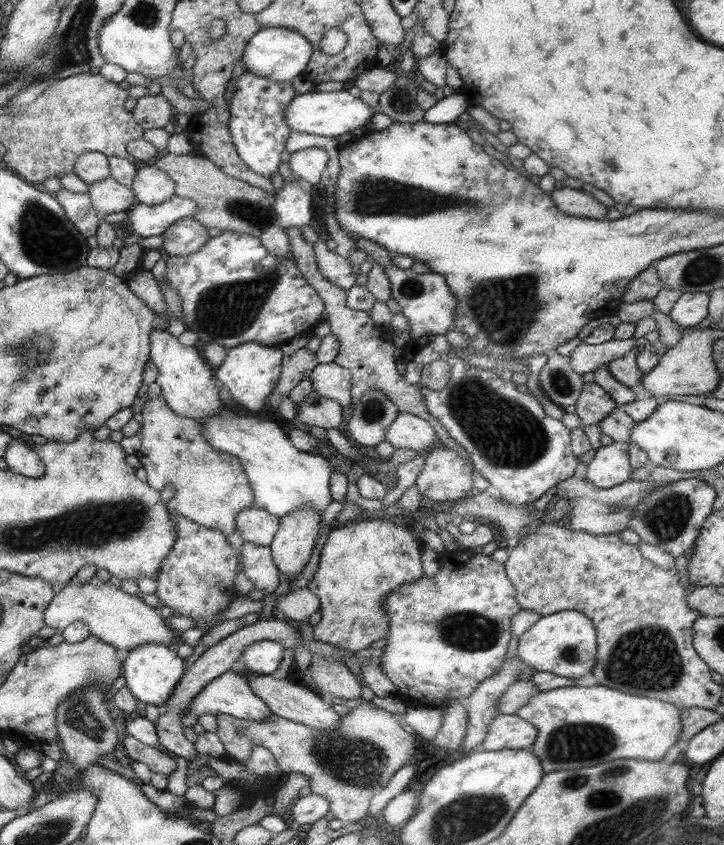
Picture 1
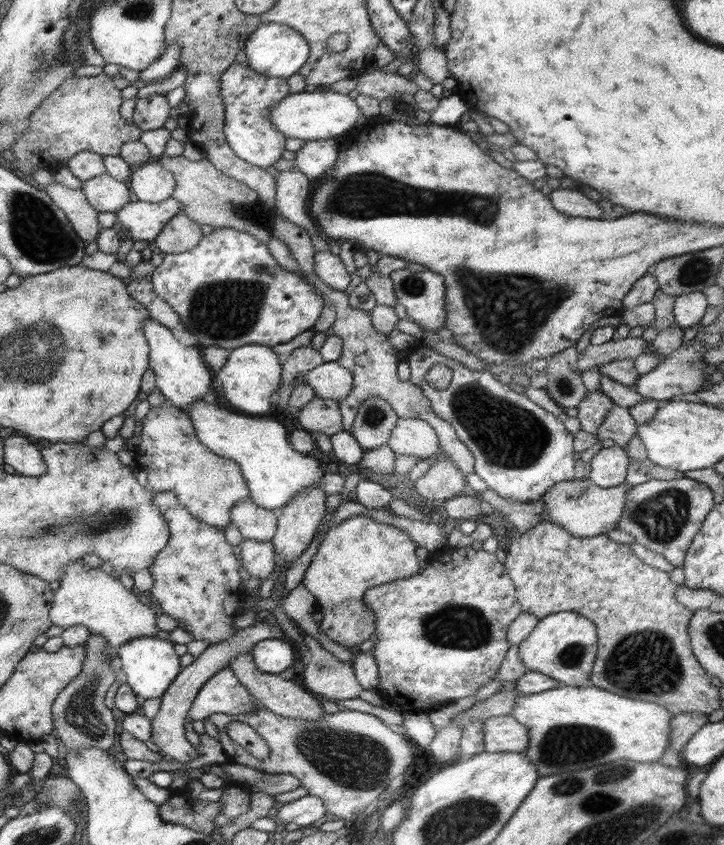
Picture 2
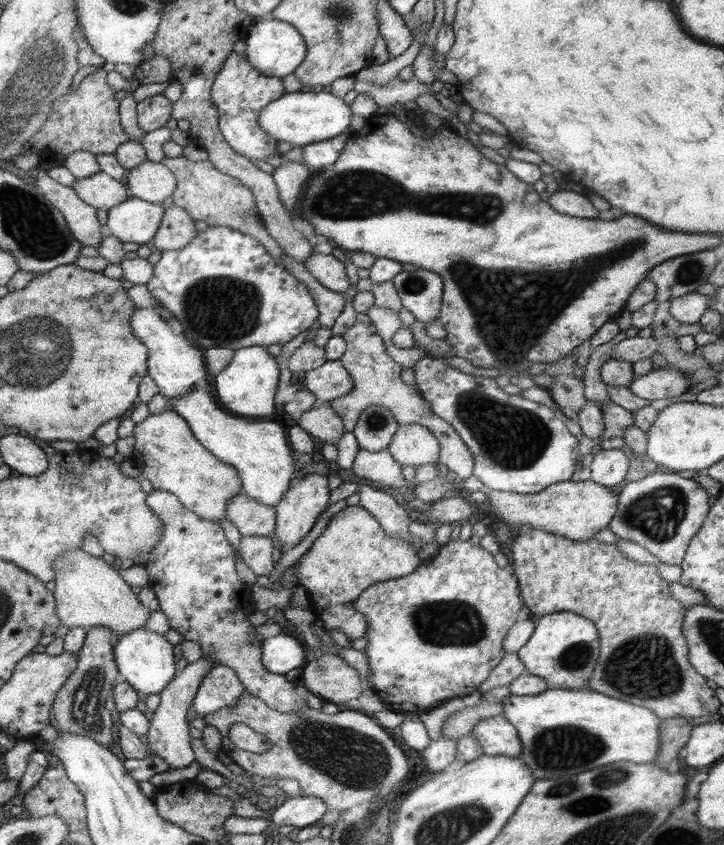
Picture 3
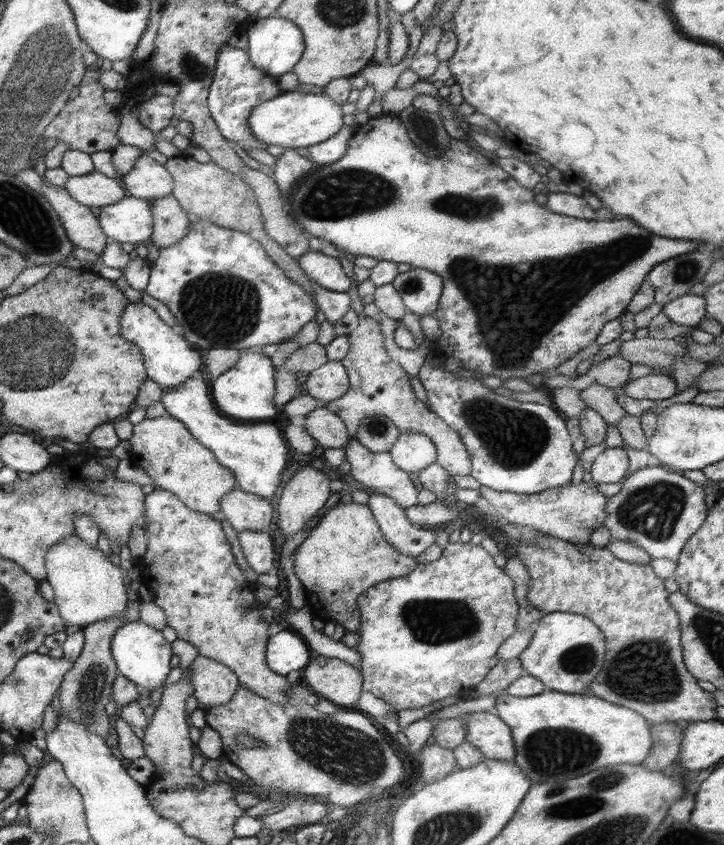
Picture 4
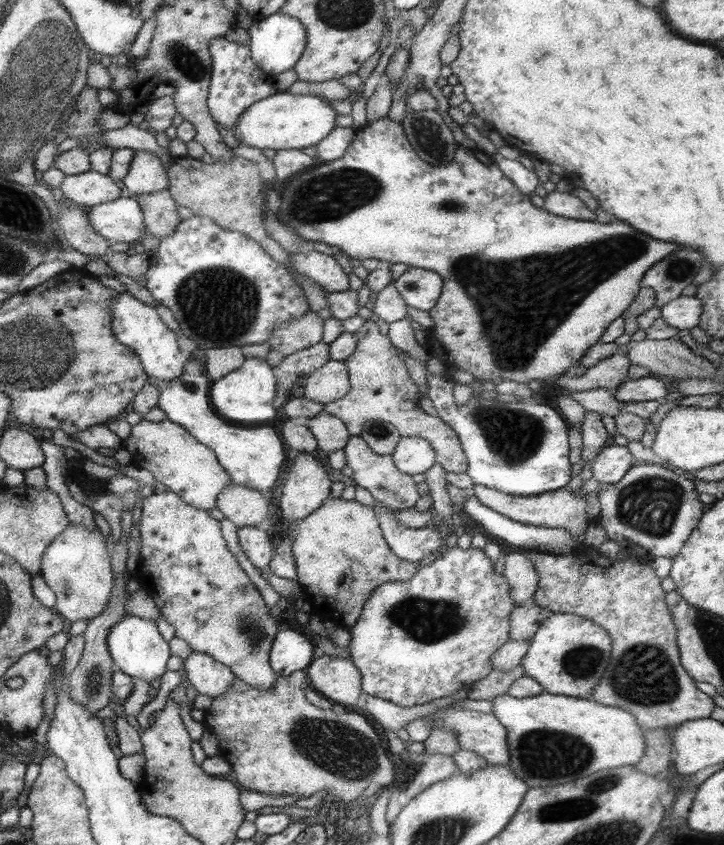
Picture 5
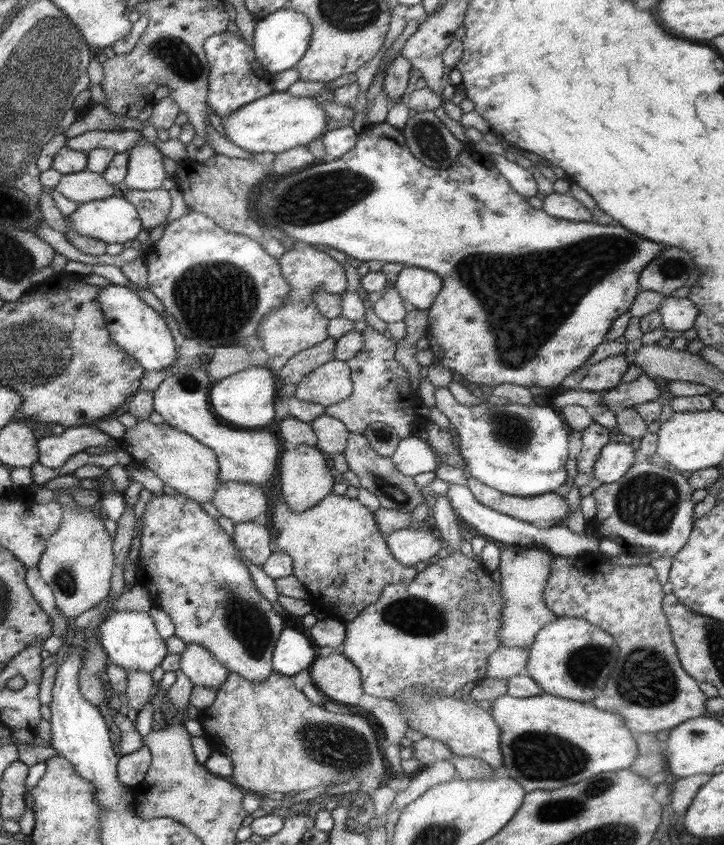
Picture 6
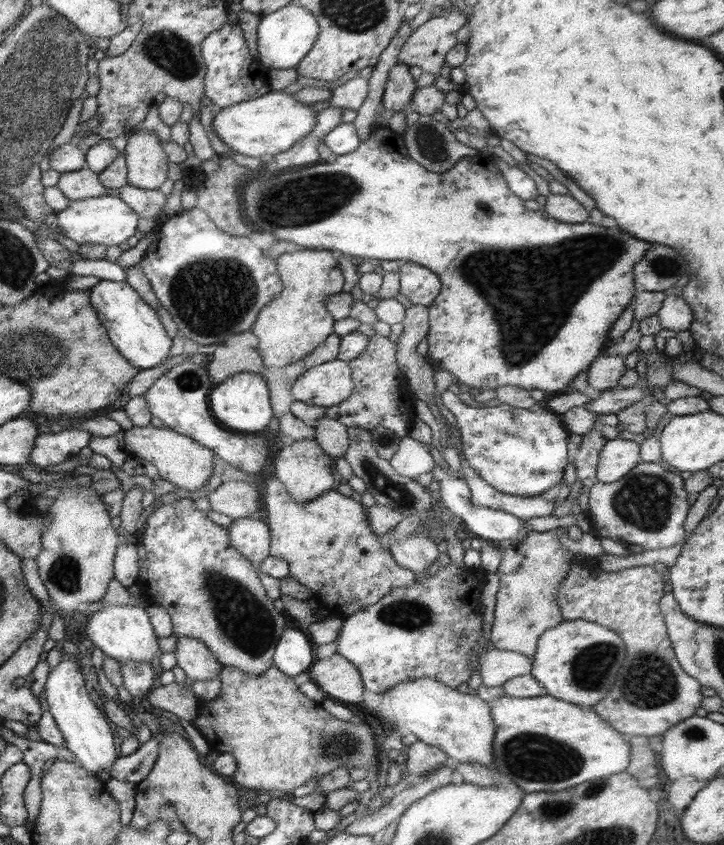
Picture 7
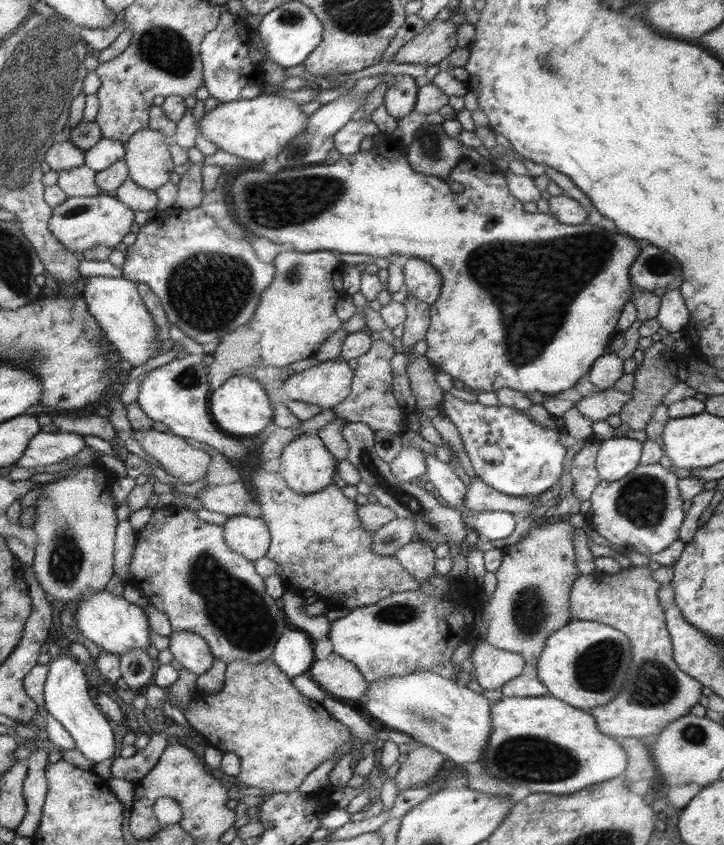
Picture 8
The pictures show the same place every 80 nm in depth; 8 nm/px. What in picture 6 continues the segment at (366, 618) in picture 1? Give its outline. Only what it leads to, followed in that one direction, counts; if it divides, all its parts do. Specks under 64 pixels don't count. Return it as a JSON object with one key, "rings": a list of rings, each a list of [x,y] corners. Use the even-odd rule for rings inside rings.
{"rings":[[[279,491],[273,492],[272,506],[268,508],[268,517],[275,528],[275,550],[280,550],[291,557],[292,575],[305,587],[314,604],[323,604],[333,608],[337,620],[350,621],[368,604],[375,602],[383,588],[391,584],[407,585],[415,578],[418,569],[399,564],[391,556],[384,536],[377,530],[374,513],[361,505],[357,499],[329,493],[315,506],[303,512],[292,511]]]}

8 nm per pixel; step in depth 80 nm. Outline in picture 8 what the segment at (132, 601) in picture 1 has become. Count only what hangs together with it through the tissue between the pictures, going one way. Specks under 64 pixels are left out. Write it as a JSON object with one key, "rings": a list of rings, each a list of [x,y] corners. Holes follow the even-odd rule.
{"rings":[[[93,460],[89,464],[75,463],[64,471],[62,478],[47,481],[39,488],[39,498],[32,505],[35,513],[32,531],[36,539],[31,567],[45,594],[66,603],[68,600],[77,601],[83,593],[99,592],[106,588],[114,574],[114,532],[118,521],[111,485],[116,479],[103,464]]]}

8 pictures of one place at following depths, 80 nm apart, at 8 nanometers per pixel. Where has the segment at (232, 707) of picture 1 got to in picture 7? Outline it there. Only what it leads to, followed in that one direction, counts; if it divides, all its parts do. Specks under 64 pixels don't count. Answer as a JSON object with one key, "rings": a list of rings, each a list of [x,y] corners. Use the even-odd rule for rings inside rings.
{"rings":[[[176,637],[175,649],[172,651],[176,665],[183,670],[187,680],[209,680],[219,676],[221,666],[209,649],[196,638]]]}

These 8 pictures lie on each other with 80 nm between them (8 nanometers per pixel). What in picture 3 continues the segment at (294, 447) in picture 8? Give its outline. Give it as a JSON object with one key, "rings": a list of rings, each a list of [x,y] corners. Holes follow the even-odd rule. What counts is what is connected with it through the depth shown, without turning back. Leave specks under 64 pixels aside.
{"rings":[[[307,473],[293,486],[288,486],[275,504],[276,512],[273,541],[282,550],[290,549],[297,544],[313,526],[315,518],[325,509],[329,498],[328,480],[318,473]]]}

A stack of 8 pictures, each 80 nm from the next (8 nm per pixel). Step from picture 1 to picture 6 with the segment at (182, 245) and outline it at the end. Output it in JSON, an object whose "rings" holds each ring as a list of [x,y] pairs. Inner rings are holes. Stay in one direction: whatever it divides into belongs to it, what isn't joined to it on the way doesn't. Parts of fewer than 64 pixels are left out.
{"rings":[[[122,187],[122,197],[137,211],[141,226],[149,231],[165,223],[169,210],[169,193],[159,187],[155,190],[138,191]]]}

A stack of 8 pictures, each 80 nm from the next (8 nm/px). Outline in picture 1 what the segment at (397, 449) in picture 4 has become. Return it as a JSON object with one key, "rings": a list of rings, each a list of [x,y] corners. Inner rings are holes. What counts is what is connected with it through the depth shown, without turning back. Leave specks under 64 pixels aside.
{"rings":[[[401,412],[385,431],[385,439],[393,449],[414,450],[417,455],[425,455],[437,444],[436,434],[426,420]]]}

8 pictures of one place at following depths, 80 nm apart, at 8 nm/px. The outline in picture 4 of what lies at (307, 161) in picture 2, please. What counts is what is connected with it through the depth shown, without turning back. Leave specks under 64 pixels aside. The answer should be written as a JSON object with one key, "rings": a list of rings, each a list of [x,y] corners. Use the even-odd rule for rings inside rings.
{"rings":[[[343,124],[331,138],[307,147],[308,158],[317,164],[318,167],[339,160],[345,154],[349,139],[354,135],[356,129],[354,126]]]}

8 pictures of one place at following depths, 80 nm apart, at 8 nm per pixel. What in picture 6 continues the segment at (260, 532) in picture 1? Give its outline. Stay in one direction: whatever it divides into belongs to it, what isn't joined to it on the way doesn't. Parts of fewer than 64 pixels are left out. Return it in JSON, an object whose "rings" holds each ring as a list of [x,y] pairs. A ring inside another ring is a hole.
{"rings":[[[227,481],[219,485],[210,500],[215,510],[226,516],[234,523],[253,521],[261,513],[268,513],[267,498],[263,494],[261,486],[251,483]]]}

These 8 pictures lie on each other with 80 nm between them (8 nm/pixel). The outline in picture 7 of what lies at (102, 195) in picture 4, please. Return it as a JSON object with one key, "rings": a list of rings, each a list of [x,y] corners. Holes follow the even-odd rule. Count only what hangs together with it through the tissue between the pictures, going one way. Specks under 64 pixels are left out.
{"rings":[[[86,166],[73,172],[64,172],[56,186],[69,201],[105,195],[107,189],[99,182],[98,174]]]}

